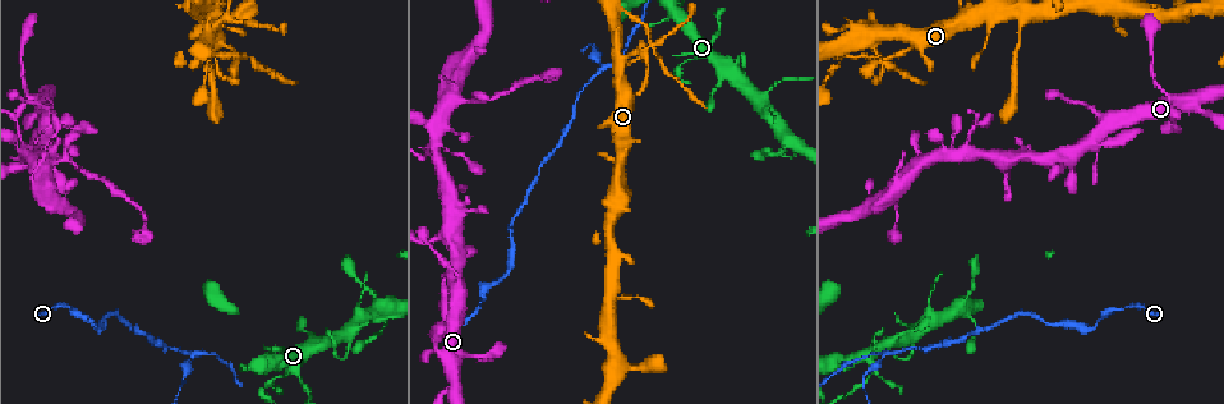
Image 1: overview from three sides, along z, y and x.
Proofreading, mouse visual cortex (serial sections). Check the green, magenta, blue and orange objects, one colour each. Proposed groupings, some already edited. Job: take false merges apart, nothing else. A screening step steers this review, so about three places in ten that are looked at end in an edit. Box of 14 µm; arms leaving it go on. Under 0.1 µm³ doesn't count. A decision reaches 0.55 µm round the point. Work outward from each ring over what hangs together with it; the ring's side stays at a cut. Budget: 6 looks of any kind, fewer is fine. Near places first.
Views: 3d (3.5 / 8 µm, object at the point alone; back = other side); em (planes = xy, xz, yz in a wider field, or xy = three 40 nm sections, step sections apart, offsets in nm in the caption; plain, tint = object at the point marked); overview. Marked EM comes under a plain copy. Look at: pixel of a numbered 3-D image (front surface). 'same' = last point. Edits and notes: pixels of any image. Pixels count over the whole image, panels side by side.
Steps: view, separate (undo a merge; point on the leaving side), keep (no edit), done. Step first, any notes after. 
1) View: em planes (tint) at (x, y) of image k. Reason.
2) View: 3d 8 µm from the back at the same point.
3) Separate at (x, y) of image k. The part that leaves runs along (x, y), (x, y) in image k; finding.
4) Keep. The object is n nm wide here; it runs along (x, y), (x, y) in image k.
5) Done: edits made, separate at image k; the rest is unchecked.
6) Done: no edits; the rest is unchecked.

View: 3d 8 µm at (602, 70) of image 1. Three-way junction.

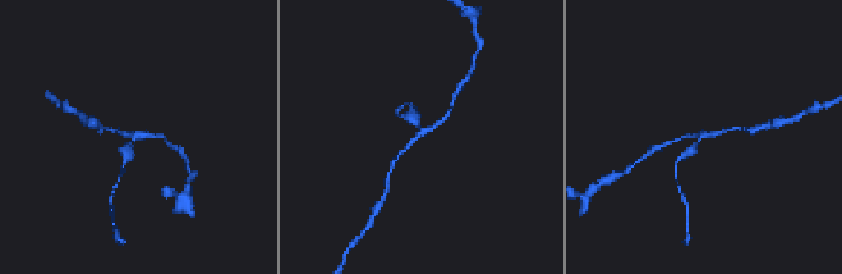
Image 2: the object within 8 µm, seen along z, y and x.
View: 3d 3.5 µm from the back at (419, 132) of image 2. Zoom in.

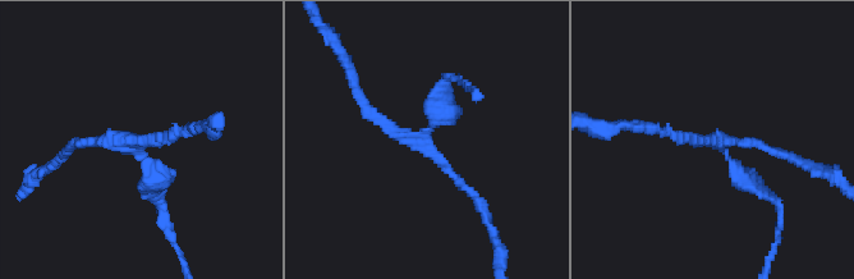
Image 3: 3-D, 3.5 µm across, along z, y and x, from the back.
View: em xy step 1 (tint) at (422, 147) of image 3. 3 arms meet here; the arms are 150, 150, 250 nm wide; shape alone is not enough.

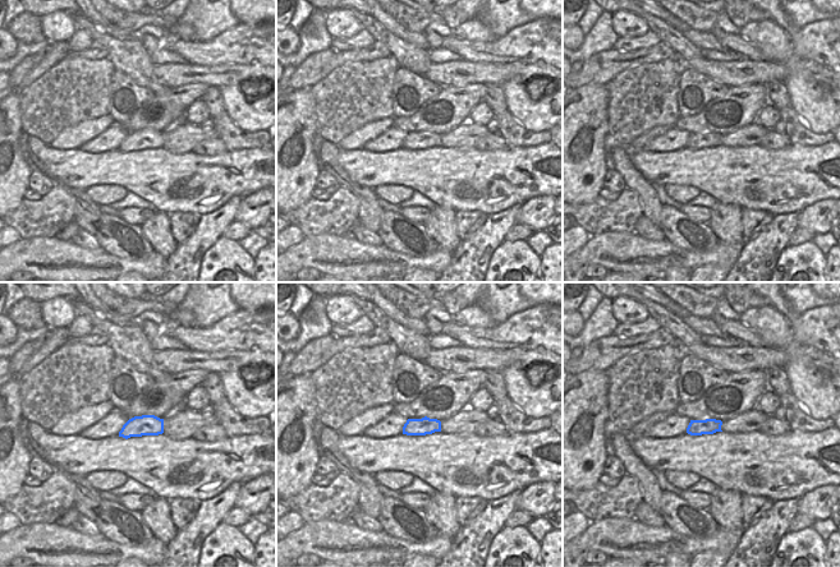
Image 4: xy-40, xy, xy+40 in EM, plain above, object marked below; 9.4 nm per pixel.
Keep. It runs along (480, 205), (358, 94) in image 3; continuous, no second cell.

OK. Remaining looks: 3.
View: 3d 8 µm at (23, 142) of image 1. Three arms meet.

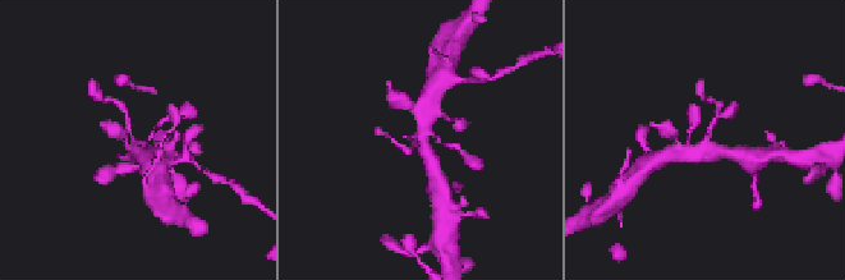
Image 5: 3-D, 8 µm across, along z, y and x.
View: em xy step 2 (tint) at (418, 140) of image 5. Now the EM.

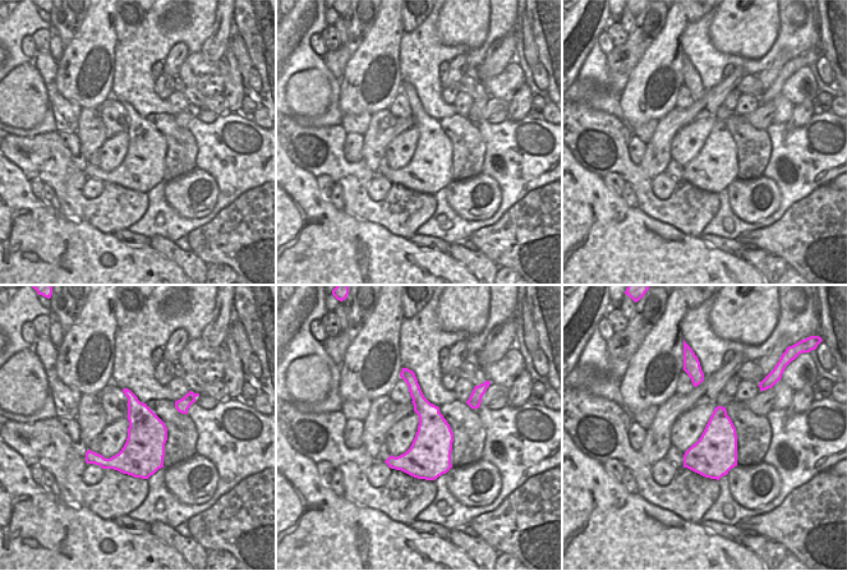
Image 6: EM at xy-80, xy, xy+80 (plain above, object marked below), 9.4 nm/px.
Keep. It runs along (145, 154), (137, 151), (127, 114), (119, 105) in image 5; all the same cell.

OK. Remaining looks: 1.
Done: no edits; the rest is unchecked.

